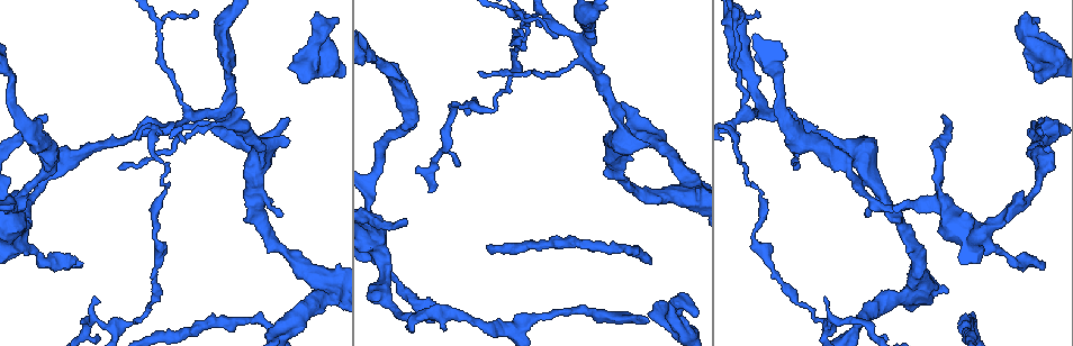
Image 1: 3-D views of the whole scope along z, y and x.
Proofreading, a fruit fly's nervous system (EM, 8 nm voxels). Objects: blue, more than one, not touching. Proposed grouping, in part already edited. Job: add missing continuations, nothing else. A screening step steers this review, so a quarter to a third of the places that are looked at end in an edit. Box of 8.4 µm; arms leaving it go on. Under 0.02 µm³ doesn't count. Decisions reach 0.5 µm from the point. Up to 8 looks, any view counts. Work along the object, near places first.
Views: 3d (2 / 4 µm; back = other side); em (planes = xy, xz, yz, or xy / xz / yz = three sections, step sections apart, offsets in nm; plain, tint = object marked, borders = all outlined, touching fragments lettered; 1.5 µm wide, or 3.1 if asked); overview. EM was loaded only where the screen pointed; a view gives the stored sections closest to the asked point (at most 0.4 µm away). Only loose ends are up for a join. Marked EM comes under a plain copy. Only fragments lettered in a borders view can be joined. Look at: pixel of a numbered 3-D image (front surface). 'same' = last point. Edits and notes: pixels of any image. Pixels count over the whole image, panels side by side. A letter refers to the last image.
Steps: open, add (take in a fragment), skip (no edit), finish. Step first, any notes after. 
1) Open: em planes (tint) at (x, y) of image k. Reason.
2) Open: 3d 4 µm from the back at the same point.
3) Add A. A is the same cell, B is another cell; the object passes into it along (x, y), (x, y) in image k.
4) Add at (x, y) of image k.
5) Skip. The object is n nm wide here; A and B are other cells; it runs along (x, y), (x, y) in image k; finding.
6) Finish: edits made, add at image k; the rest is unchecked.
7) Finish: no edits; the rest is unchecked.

Open: 3d 2 µm at (649, 143) of image 1. Free end.

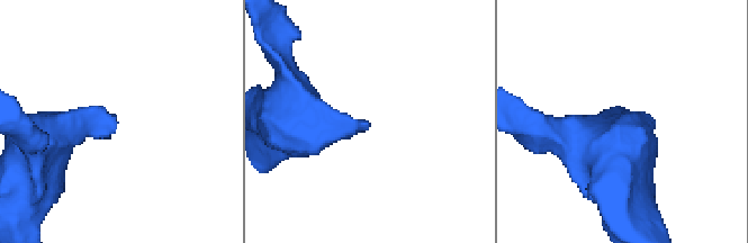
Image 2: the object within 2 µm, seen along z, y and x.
Open: em planes (borders) at (366, 125) of image 2. Need the tissue.

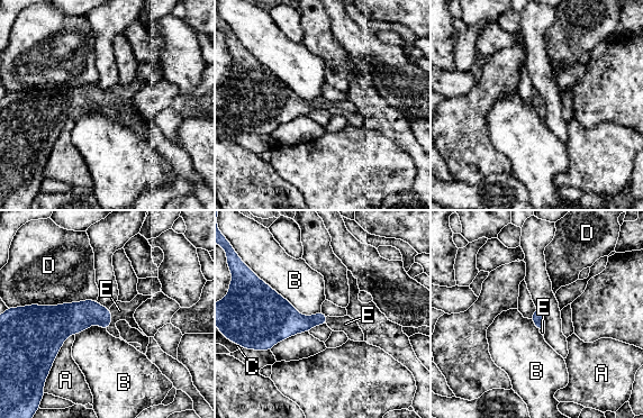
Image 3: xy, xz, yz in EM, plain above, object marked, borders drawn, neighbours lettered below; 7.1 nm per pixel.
Add E. The longest contact is with B, 500 nm; E is the same cell, A, B, C and D are other cells; the cell continues.

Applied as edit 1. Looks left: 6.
Open: em xy step 8 (tint) at (1042, 118) of image 1. Branch stops here.

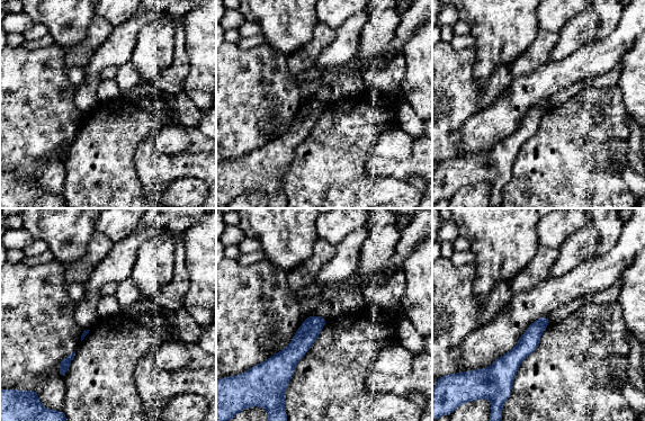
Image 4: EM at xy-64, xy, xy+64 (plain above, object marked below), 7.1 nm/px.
Open: em planes (borders) at the same point. Another direction.

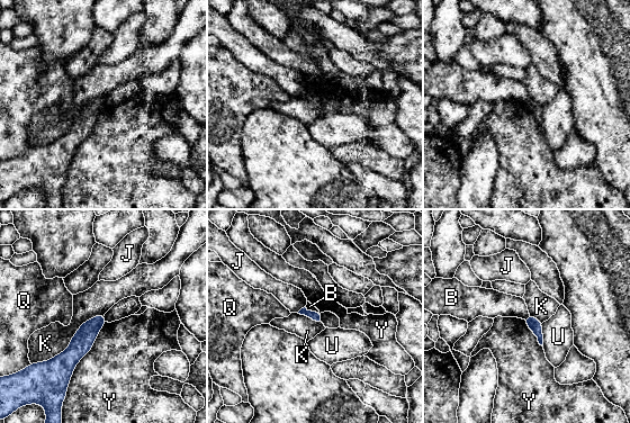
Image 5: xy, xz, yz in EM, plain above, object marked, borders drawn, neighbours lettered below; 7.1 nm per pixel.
Skip. B, J, K, Q, U and Y are other cells; a border runs along (104, 314), (36, 363) in image 5; no lettered fragment goes on from it.

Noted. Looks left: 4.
Open: 3d 2 µm from the back at (456, 103) of image 1. An open end.

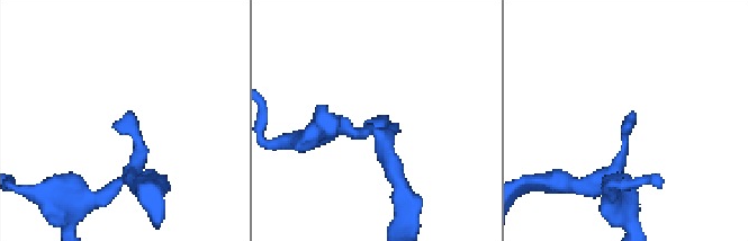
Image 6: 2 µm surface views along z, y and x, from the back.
Open: em yz step 4 (borders) at (631, 112) of image 6. Shape alone is not enough.

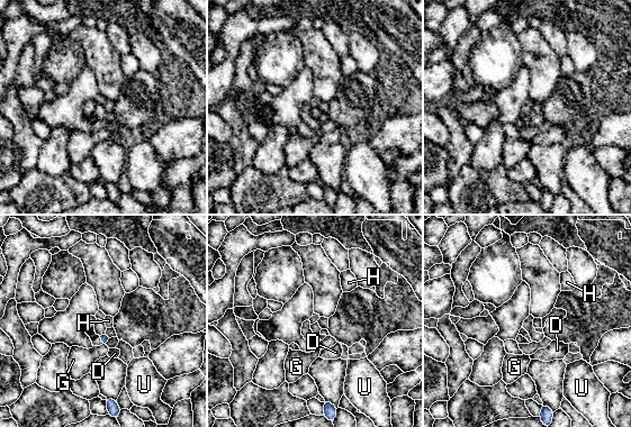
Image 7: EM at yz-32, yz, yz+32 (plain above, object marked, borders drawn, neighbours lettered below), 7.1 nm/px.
Open: em planes (borders) at the same point.

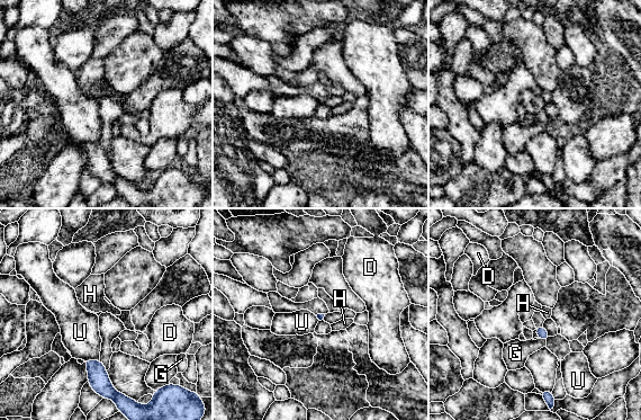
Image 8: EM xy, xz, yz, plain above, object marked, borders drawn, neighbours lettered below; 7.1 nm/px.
Skip. D, G, H and U are other cells; a border runs along (99, 359), (83, 360) in image 8; no lettered fragment goes on from it.

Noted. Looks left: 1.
Finish: edits made, add at image 3; the rest is unchecked.

